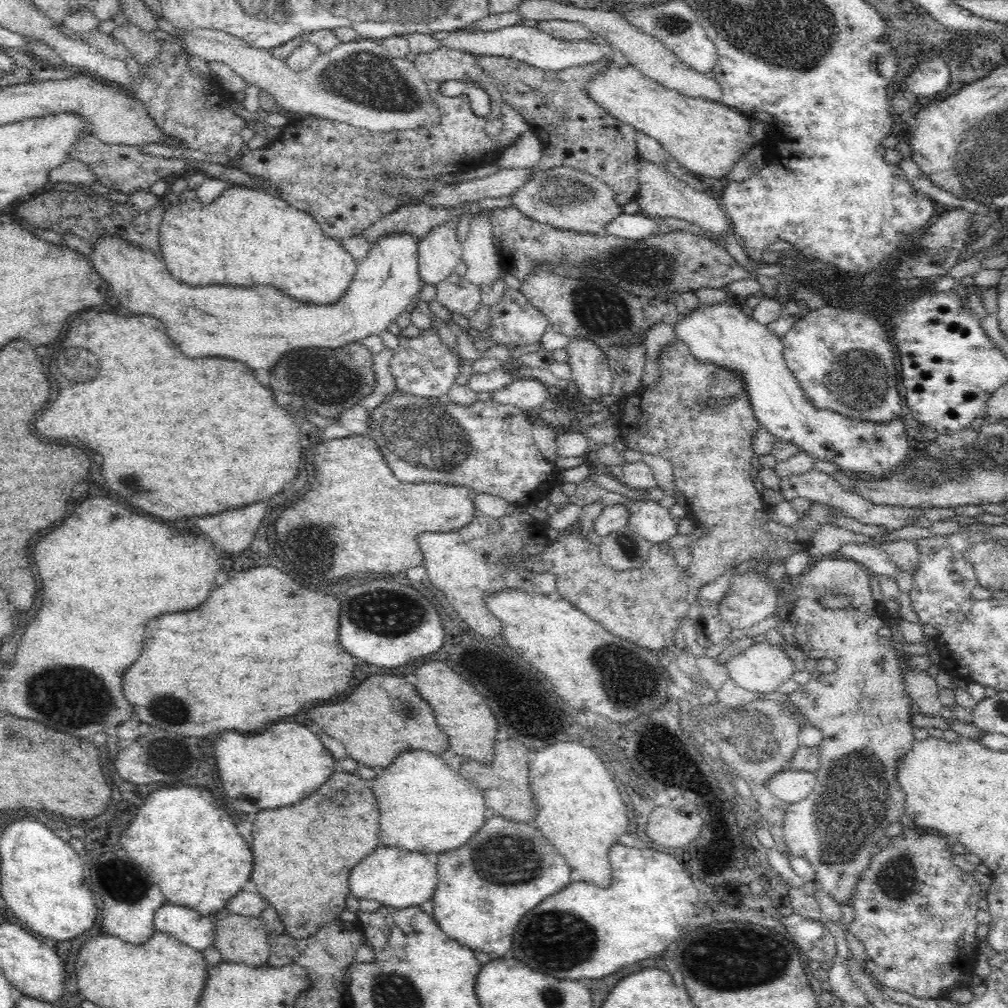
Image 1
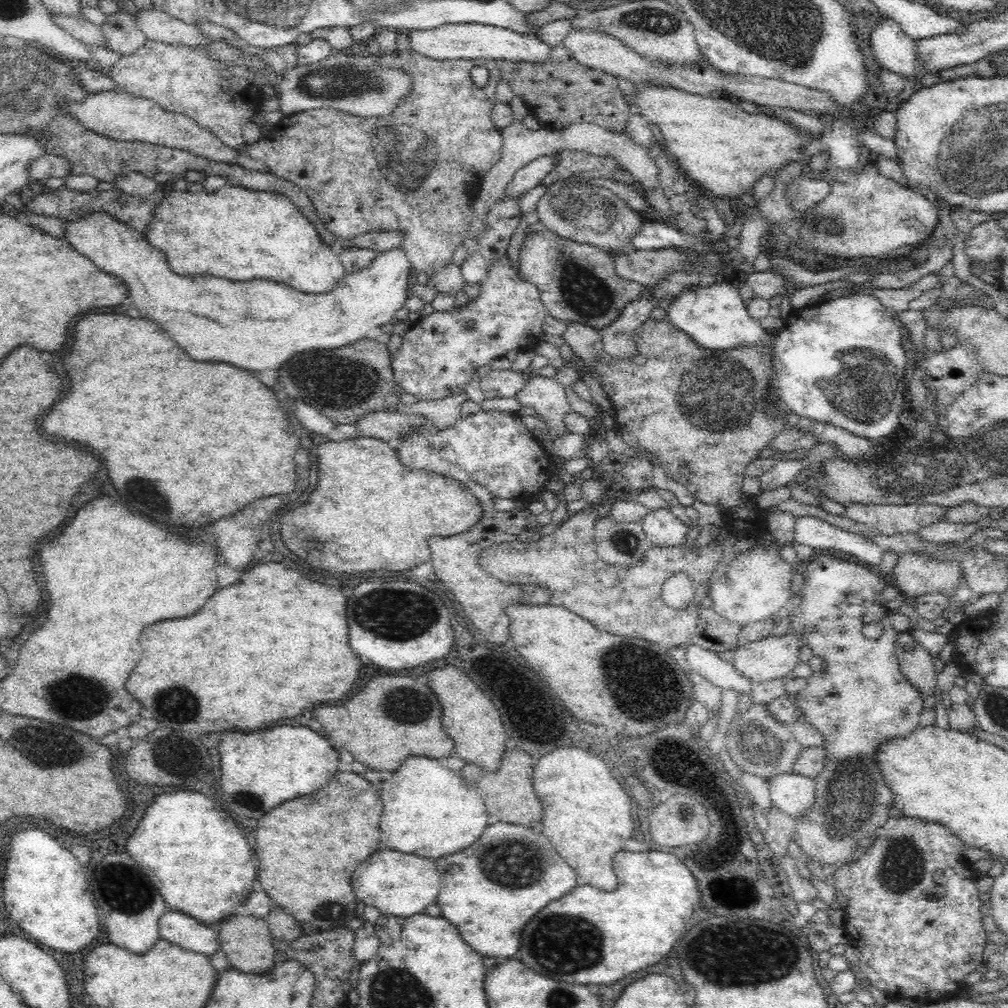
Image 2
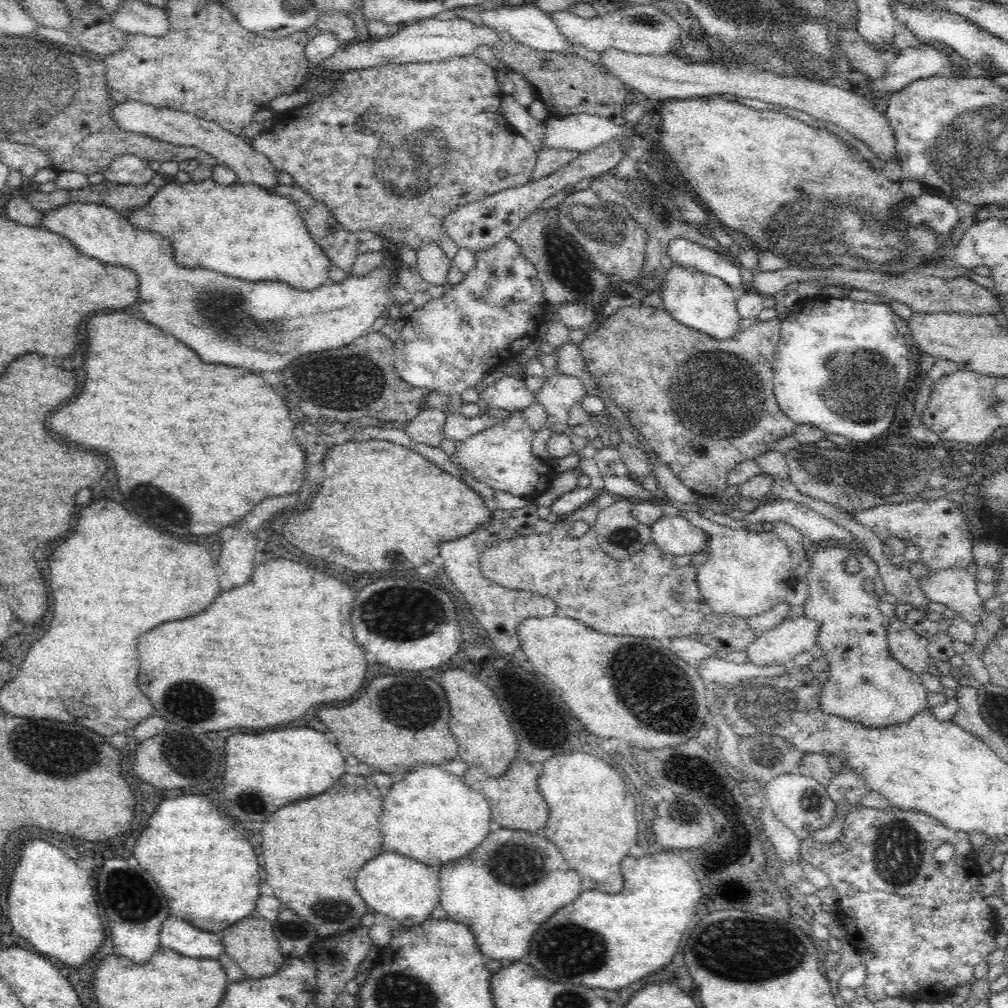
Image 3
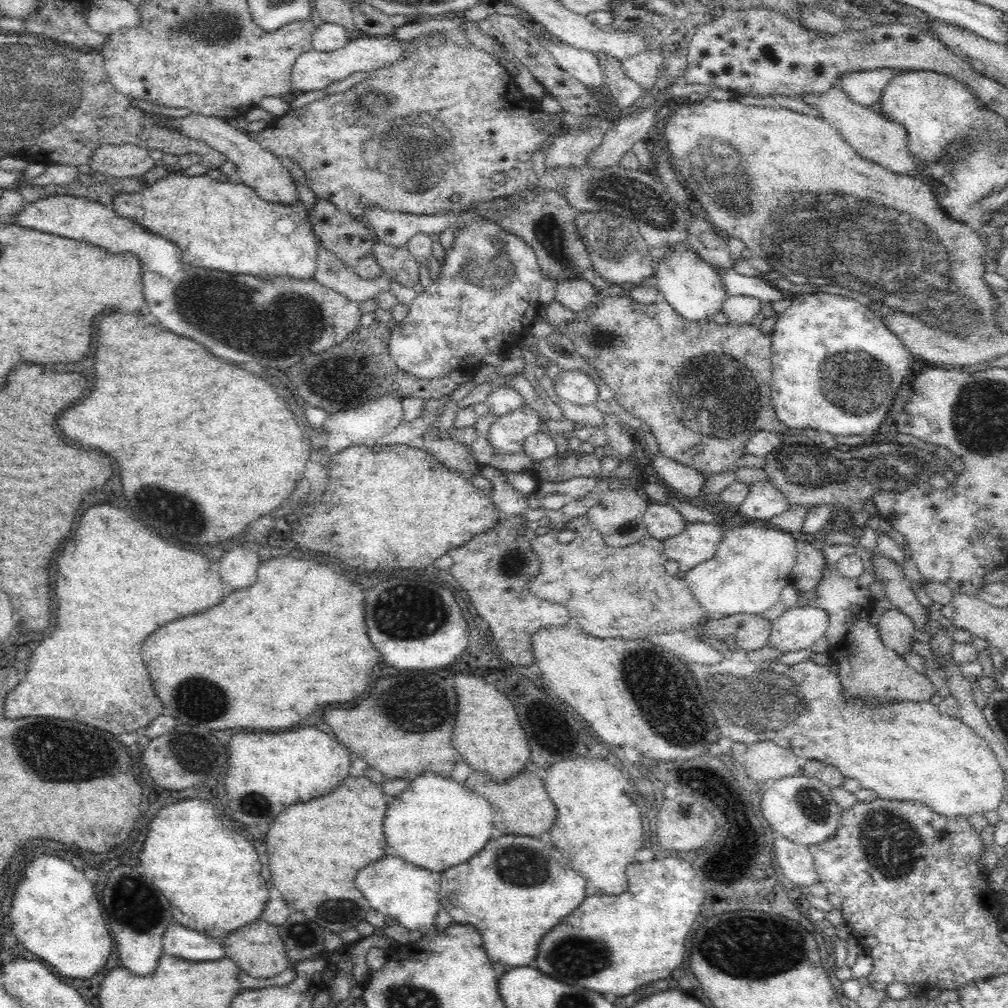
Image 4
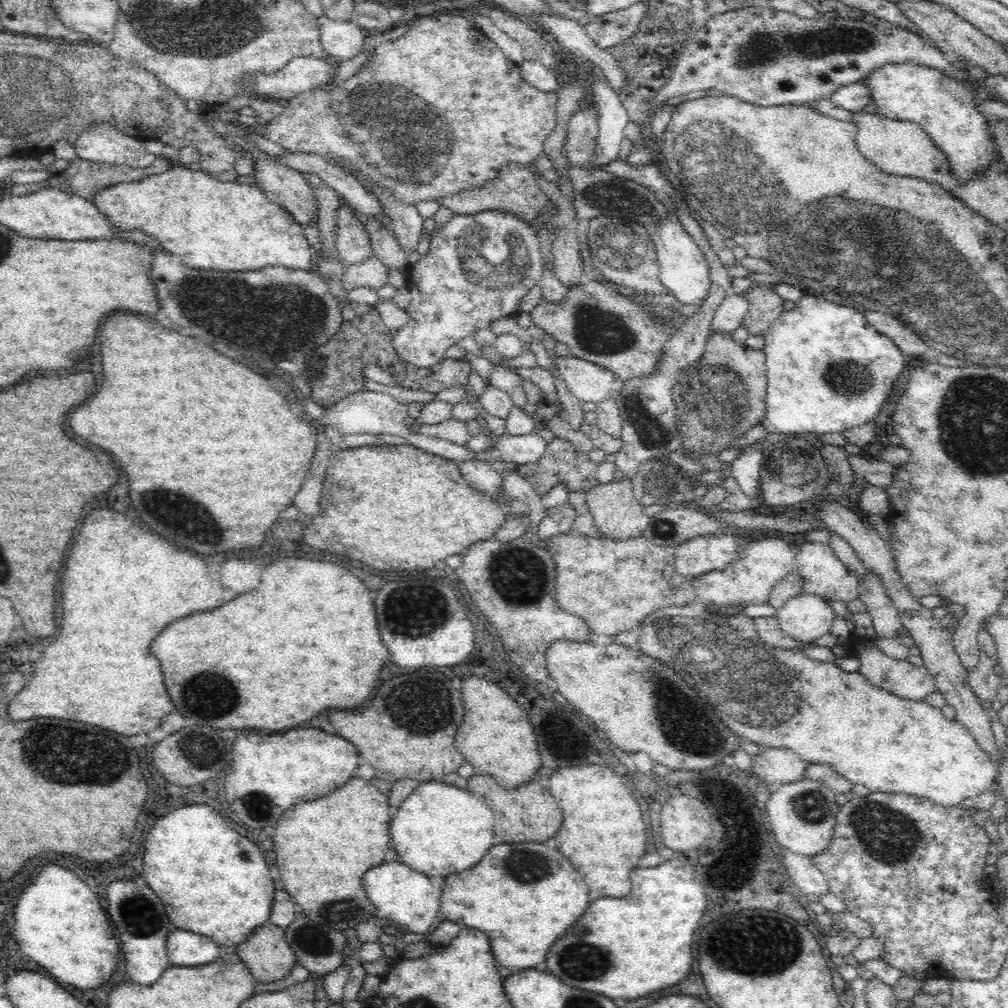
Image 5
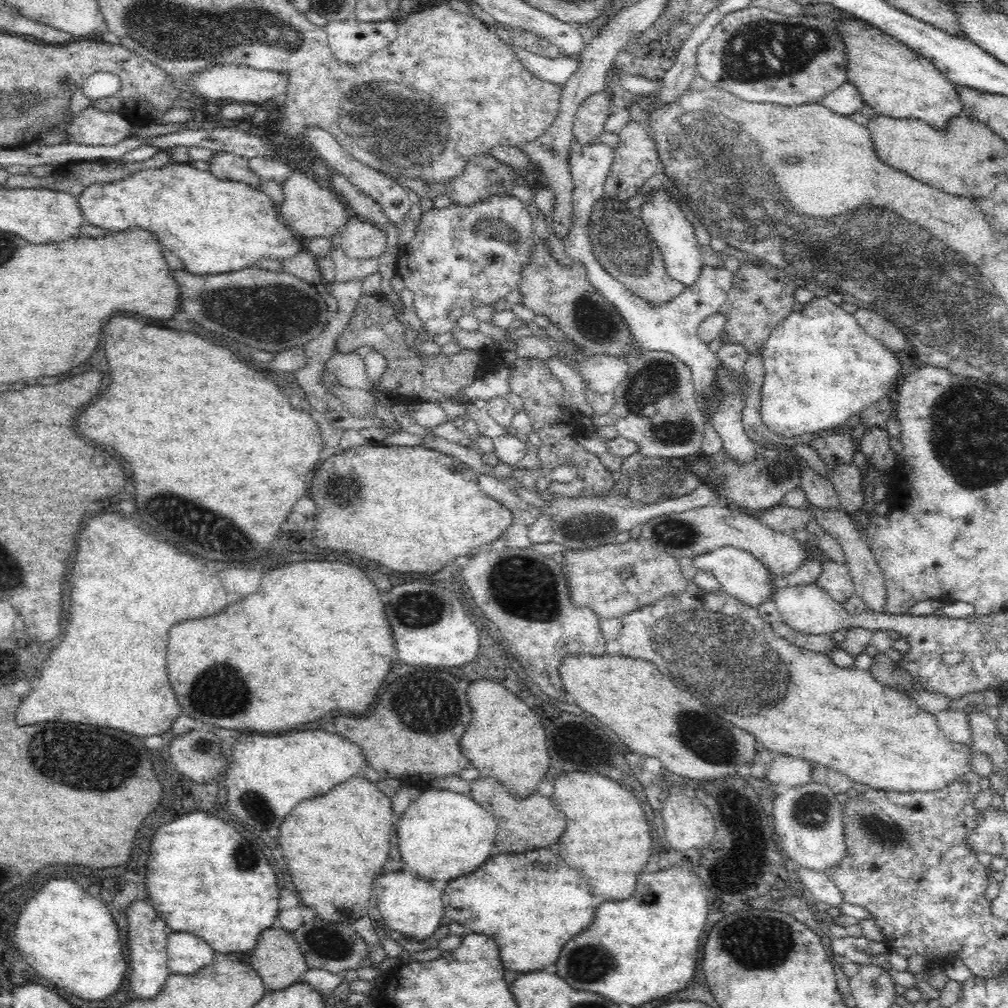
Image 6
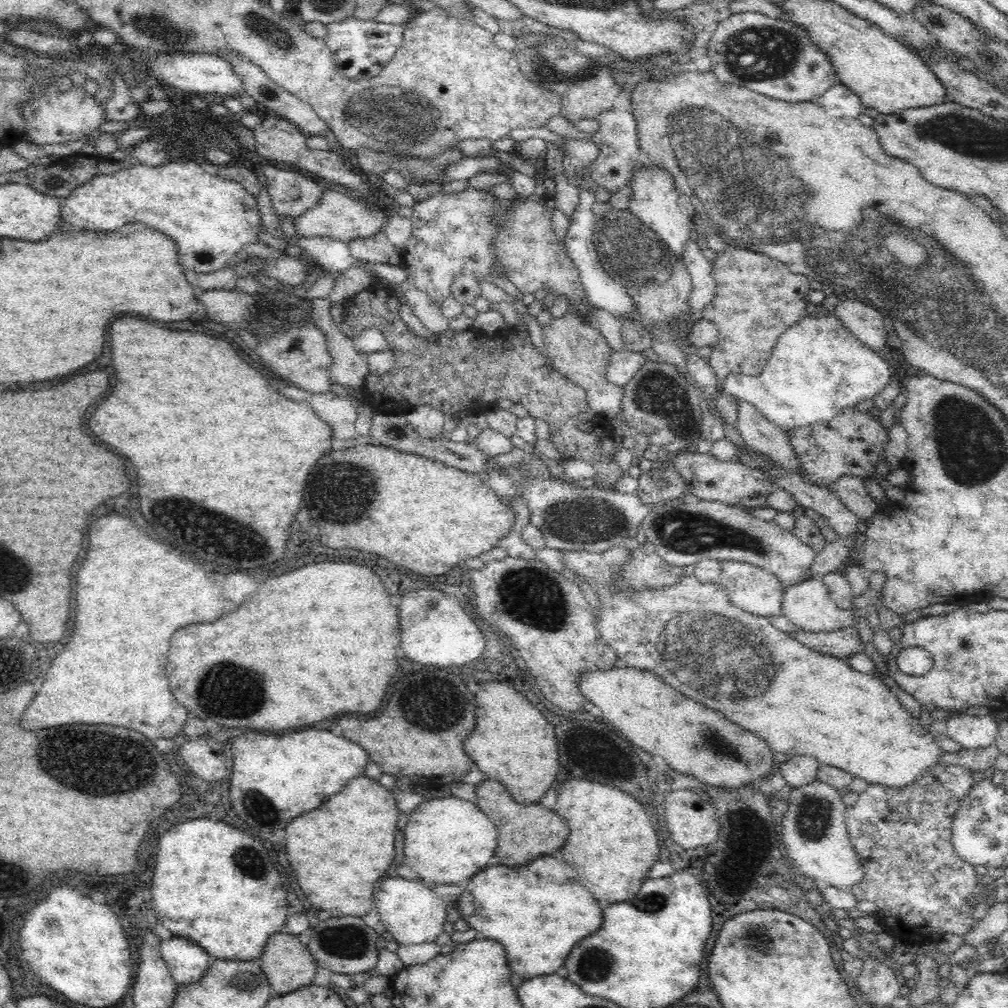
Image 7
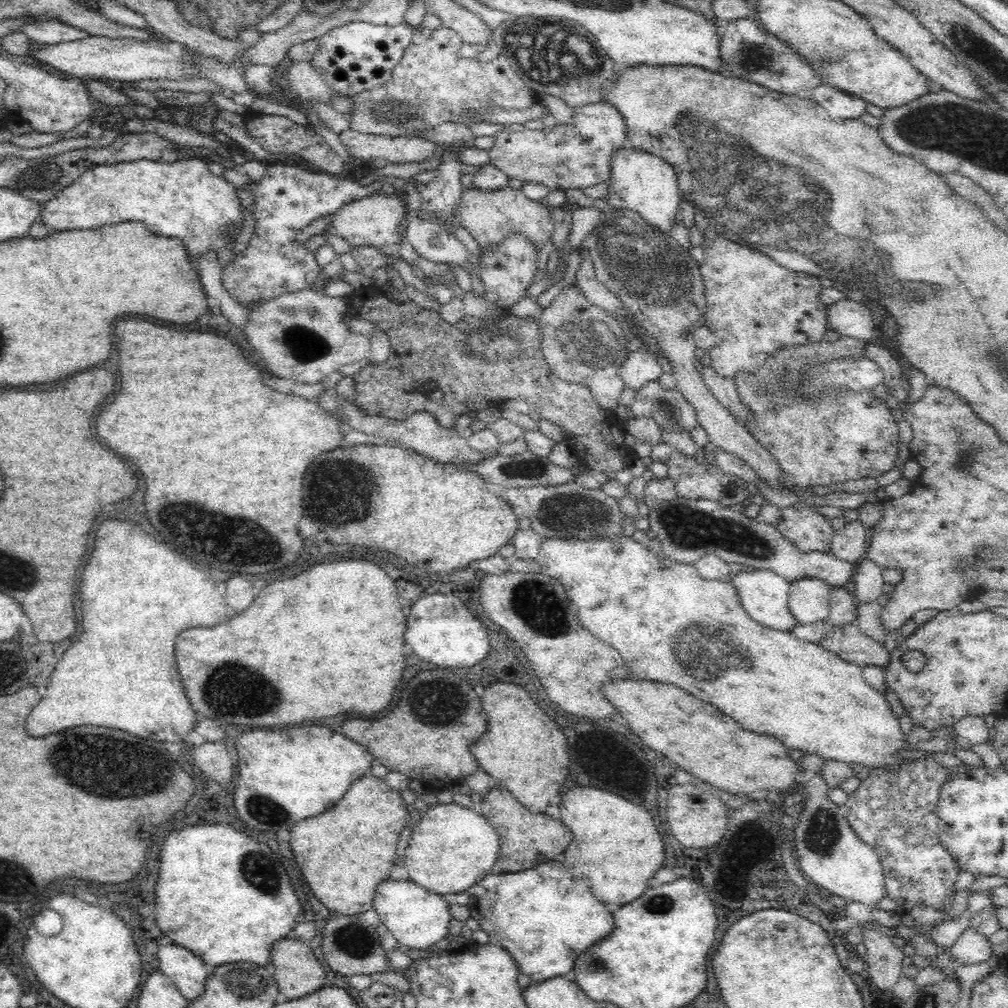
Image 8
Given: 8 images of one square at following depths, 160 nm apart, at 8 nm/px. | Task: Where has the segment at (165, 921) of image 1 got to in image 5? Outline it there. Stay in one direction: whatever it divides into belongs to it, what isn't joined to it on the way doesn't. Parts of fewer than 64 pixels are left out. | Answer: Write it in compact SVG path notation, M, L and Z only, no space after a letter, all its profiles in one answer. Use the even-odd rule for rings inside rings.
M180 928L168 932L166 940L170 964L178 967L208 965L223 954L220 947L211 938Z

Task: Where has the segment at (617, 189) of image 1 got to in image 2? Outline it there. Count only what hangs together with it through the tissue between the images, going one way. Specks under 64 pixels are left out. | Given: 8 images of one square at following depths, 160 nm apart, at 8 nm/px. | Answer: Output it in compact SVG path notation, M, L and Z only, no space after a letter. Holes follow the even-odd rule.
M565 46L554 48L553 61L529 63L520 61L495 61L501 78L513 88L528 112L540 121L541 128L558 132L576 123L594 123L614 133L624 133L630 107L626 105L617 77L598 68L576 61ZM570 148L558 151L558 155L560 160L542 178L542 185L574 176L588 179L603 178L626 183L626 185L632 185L635 182L635 176L620 166L613 156L596 156L583 150L572 151Z

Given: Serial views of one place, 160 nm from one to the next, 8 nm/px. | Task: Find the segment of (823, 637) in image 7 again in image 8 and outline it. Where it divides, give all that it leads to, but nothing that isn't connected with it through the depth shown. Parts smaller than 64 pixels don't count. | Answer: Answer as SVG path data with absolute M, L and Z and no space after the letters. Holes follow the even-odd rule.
M855 622L832 626L832 630L820 638L816 644L824 649L836 653L846 662L858 666L886 666L888 658L892 655L884 645L876 643L864 634Z

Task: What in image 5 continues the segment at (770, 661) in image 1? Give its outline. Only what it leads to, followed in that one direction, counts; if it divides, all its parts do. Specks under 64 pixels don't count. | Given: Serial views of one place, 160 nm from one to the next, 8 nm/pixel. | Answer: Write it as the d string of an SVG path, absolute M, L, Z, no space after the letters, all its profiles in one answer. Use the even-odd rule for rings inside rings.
M804 592L789 598L776 612L780 630L798 643L814 643L828 634L833 621L837 621L824 597Z

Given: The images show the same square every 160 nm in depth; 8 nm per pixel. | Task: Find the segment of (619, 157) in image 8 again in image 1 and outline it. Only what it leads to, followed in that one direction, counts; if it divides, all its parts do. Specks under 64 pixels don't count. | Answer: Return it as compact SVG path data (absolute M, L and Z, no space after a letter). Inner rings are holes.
M729 297L719 305L702 305L688 316L681 318L679 323L675 324L674 330L678 334L677 338L689 347L691 354L698 361L724 367L742 377L742 381L746 383L746 391L748 391L754 417L758 419L761 428L766 429L777 440L770 452L777 461L786 460L802 450L814 458L834 462L839 471L846 474L875 479L888 477L900 470L913 456L909 452L910 444L908 444L908 436L904 430L905 421L901 416L896 416L890 422L870 422L859 418L848 418L833 410L824 410L814 406L812 401L805 396L801 384L784 361L784 346L781 338L773 334L766 325L754 321L741 300Z

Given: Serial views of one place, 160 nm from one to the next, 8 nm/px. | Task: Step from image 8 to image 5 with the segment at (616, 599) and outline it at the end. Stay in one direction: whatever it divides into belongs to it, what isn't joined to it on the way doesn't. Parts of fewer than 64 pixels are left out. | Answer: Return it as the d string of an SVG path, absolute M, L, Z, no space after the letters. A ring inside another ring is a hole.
M696 598L689 605L669 606L656 610L655 613L649 614L641 624L642 628L638 630L639 641L637 648L644 654L662 660L664 664L672 666L698 694L700 698L704 698L704 702L710 700L712 708L716 708L717 718L728 727L732 733L739 737L746 737L750 742L764 747L785 747L792 750L800 756L807 764L810 763L826 763L829 764L840 776L848 779L848 782L855 784L863 784L868 792L881 792L886 794L904 793L915 797L928 798L936 805L943 807L956 806L960 804L974 804L975 800L985 791L990 790L996 782L997 766L993 760L982 748L969 730L962 726L954 719L946 719L939 708L934 708L927 701L907 700L892 695L886 690L874 687L866 678L862 677L858 671L845 672L832 662L817 661L804 654L804 652L792 652L792 649L781 649L771 647L762 640L758 639L756 629L752 624L752 617L741 614L739 612L731 613L729 611L715 610L711 606L706 606ZM697 644L703 646L706 650L711 650L715 657L712 662L696 662L690 655L690 646Z

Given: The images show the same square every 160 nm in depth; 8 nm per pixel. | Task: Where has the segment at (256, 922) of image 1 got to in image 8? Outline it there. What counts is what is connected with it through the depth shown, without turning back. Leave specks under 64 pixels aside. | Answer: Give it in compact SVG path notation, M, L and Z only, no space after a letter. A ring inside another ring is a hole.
M293 935L274 942L269 968L283 1000L300 998L322 988L322 980L326 978L309 944Z

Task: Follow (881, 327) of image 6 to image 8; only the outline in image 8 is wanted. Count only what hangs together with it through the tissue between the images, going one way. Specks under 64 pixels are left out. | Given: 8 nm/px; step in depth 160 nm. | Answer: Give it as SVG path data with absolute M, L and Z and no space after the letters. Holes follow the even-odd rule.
M842 298L828 306L827 316L832 329L844 337L861 342L878 342L879 335L876 322L872 317L870 304Z

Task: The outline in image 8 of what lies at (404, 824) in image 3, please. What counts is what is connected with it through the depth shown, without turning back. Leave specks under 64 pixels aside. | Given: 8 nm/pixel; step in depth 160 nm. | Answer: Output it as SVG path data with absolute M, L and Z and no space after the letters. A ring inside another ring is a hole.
M454 801L436 803L412 826L405 868L410 880L430 892L439 895L465 892L491 872L499 850L499 834L481 813Z

